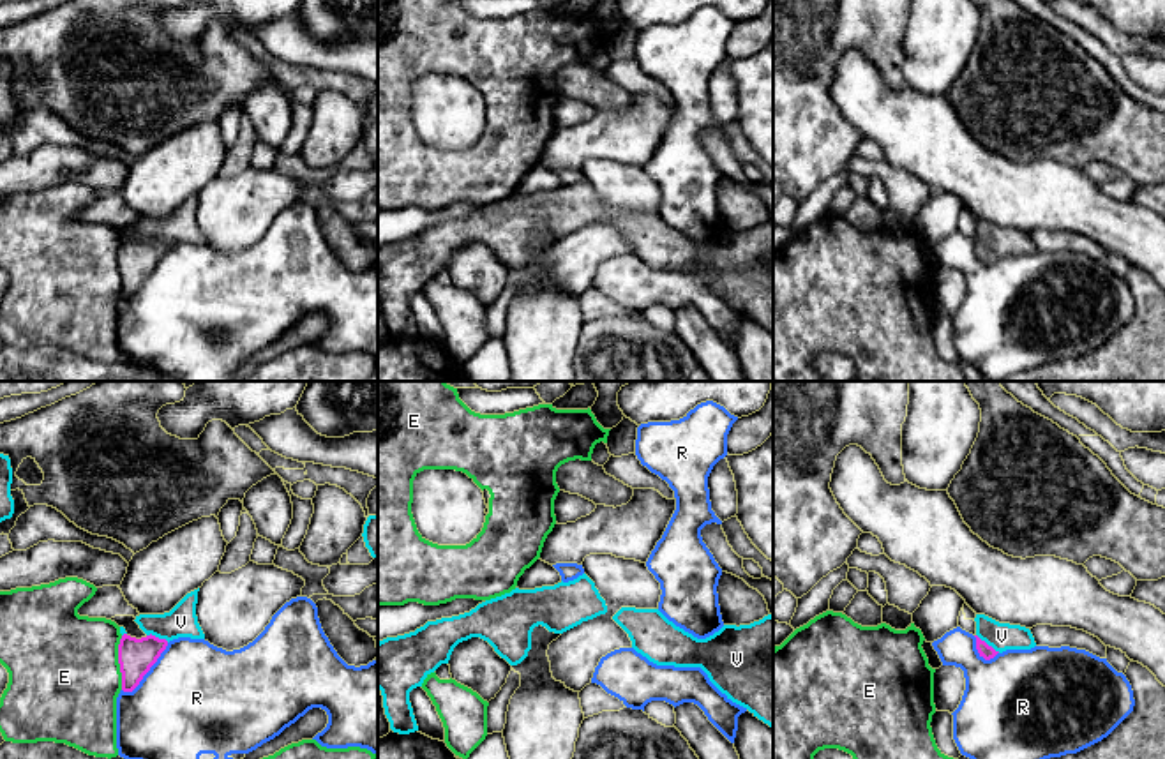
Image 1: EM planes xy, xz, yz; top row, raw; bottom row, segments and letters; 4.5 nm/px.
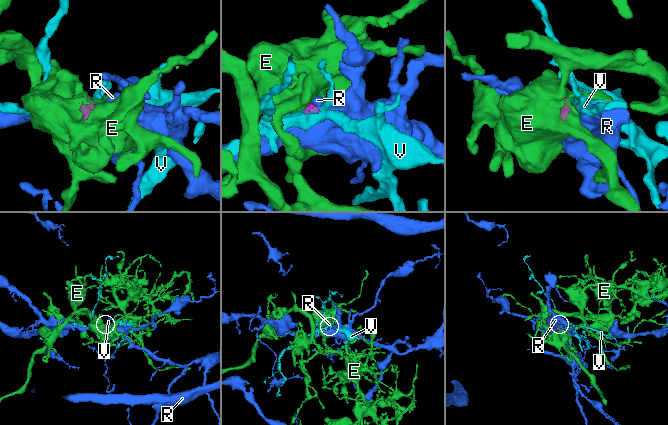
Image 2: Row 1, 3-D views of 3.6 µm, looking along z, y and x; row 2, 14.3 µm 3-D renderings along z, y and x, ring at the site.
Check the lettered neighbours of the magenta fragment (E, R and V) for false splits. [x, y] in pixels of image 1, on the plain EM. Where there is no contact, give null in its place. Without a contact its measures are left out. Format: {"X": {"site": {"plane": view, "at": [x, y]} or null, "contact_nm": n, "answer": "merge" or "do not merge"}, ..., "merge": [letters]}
{"E": {"site": {"plane": "xy", "at": [119, 267]}, "contact_nm": 240, "answer": "do not merge"}, "R": {"site": {"plane": "xy", "at": [149, 274]}, "contact_nm": 300, "answer": "do not merge"}, "V": {"site": {"plane": "yz", "at": [987, 249]}, "contact_nm": 140, "answer": "merge"}, "merge": ["V"]}

